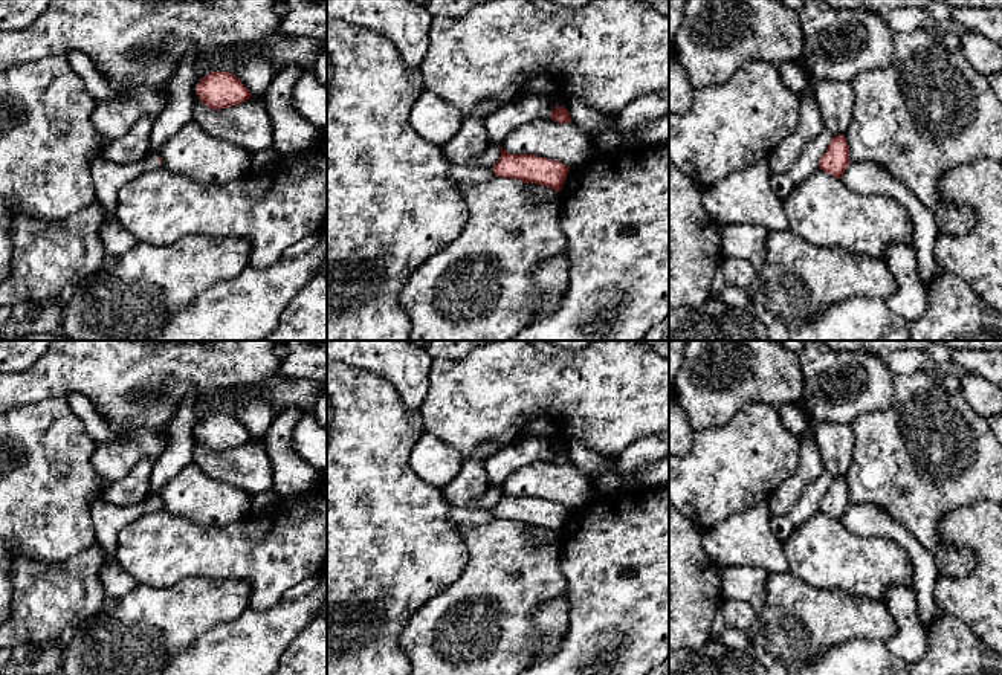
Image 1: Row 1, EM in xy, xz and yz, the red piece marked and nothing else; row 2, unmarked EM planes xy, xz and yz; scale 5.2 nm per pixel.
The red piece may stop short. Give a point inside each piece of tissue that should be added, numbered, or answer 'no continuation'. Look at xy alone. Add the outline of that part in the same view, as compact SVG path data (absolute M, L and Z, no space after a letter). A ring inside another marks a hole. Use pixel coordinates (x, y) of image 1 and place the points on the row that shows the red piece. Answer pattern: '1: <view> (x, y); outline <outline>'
1: xy (113, 118); outline M165 84L121 86L121 95L107 101L96 101L93 127L99 136L99 147L90 157L90 174L95 200L107 214L115 211L118 192L144 173L160 168L157 159L119 165L104 157L104 150L124 136L133 124L145 116L159 116L165 107Z

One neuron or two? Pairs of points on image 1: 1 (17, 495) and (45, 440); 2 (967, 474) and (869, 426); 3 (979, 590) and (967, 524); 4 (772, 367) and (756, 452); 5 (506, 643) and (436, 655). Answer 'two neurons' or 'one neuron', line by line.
1: one neuron
2: one neuron
3: one neuron
4: two neurons
5: one neuron

